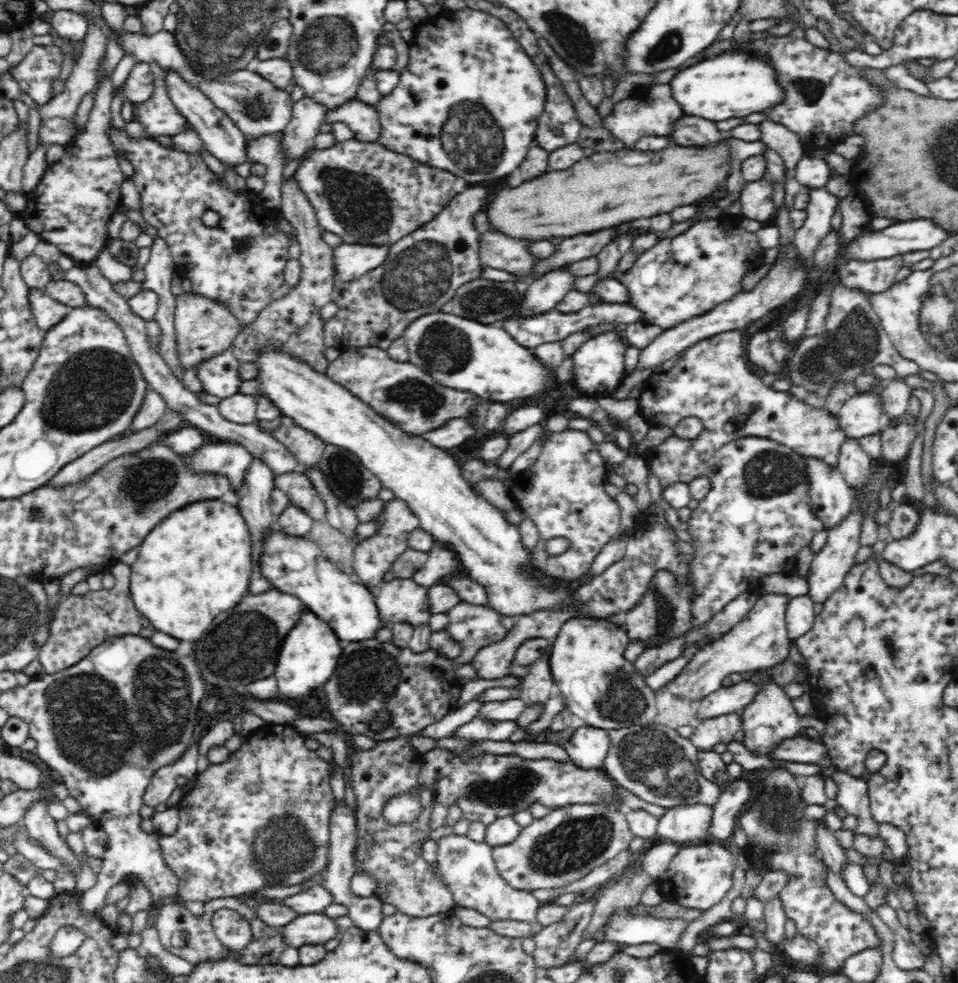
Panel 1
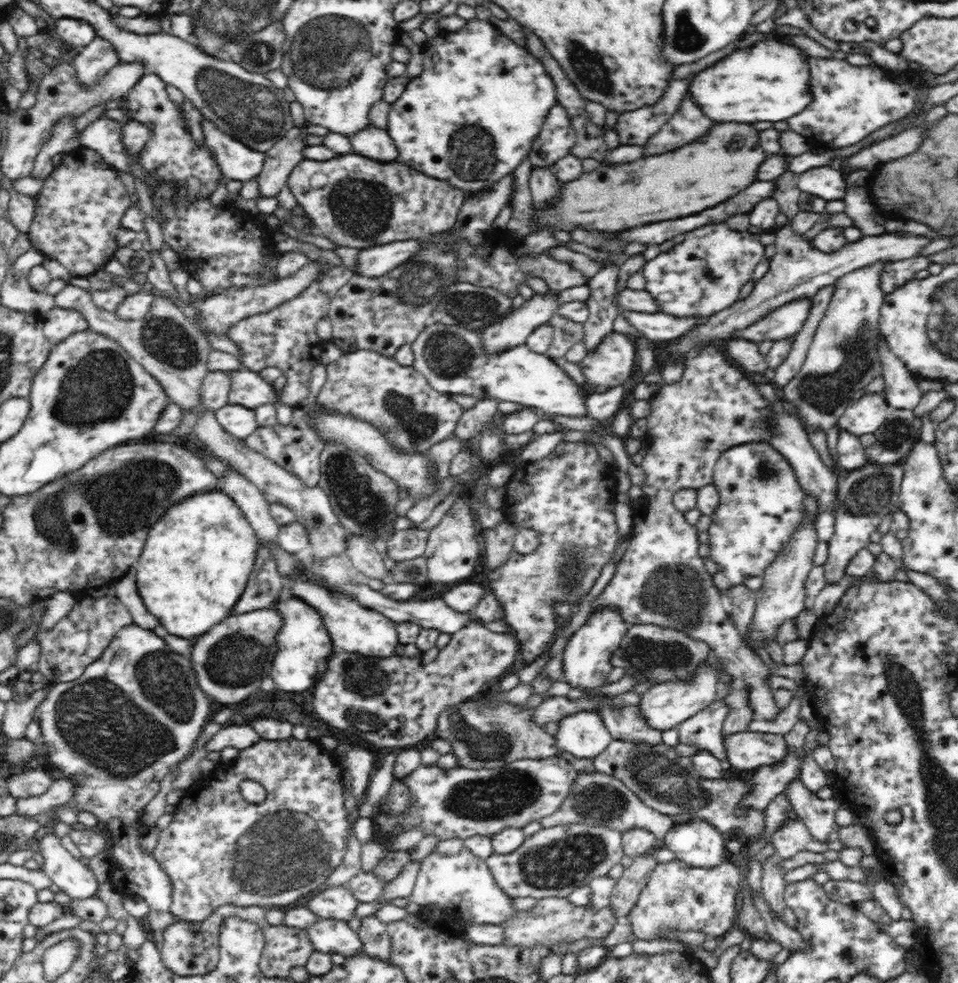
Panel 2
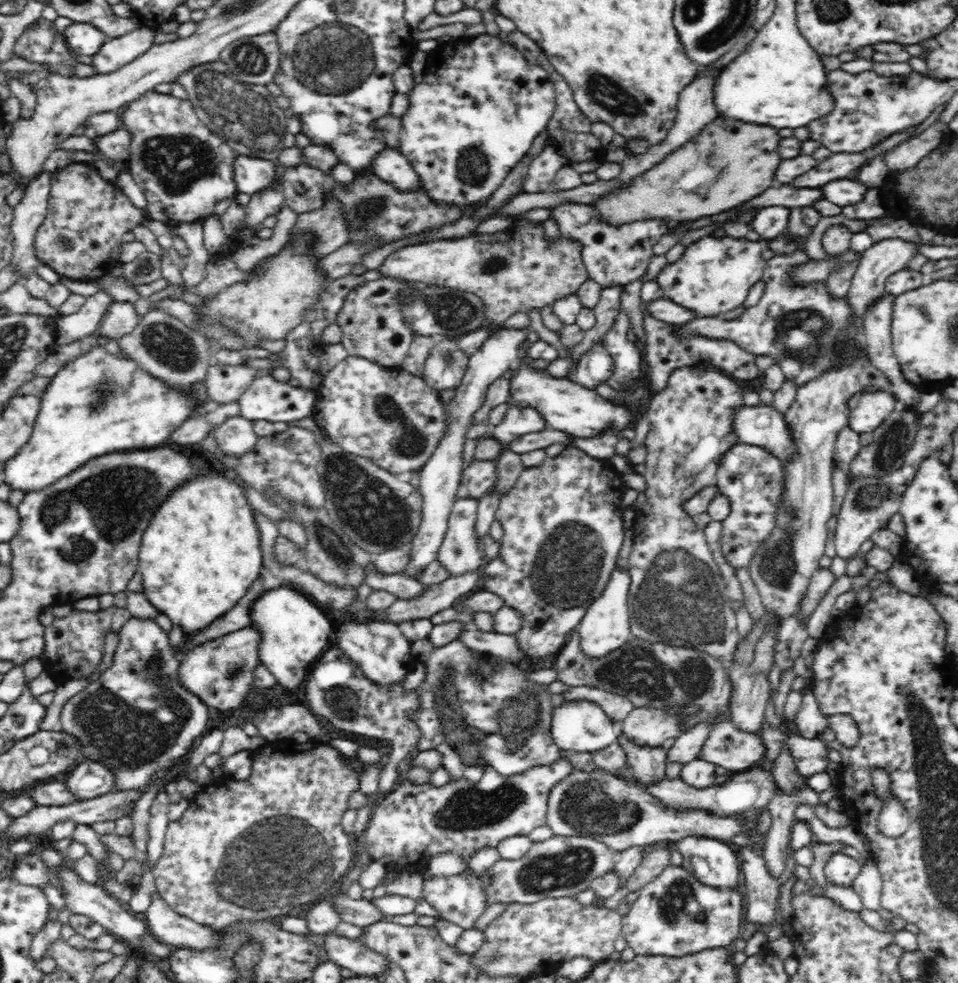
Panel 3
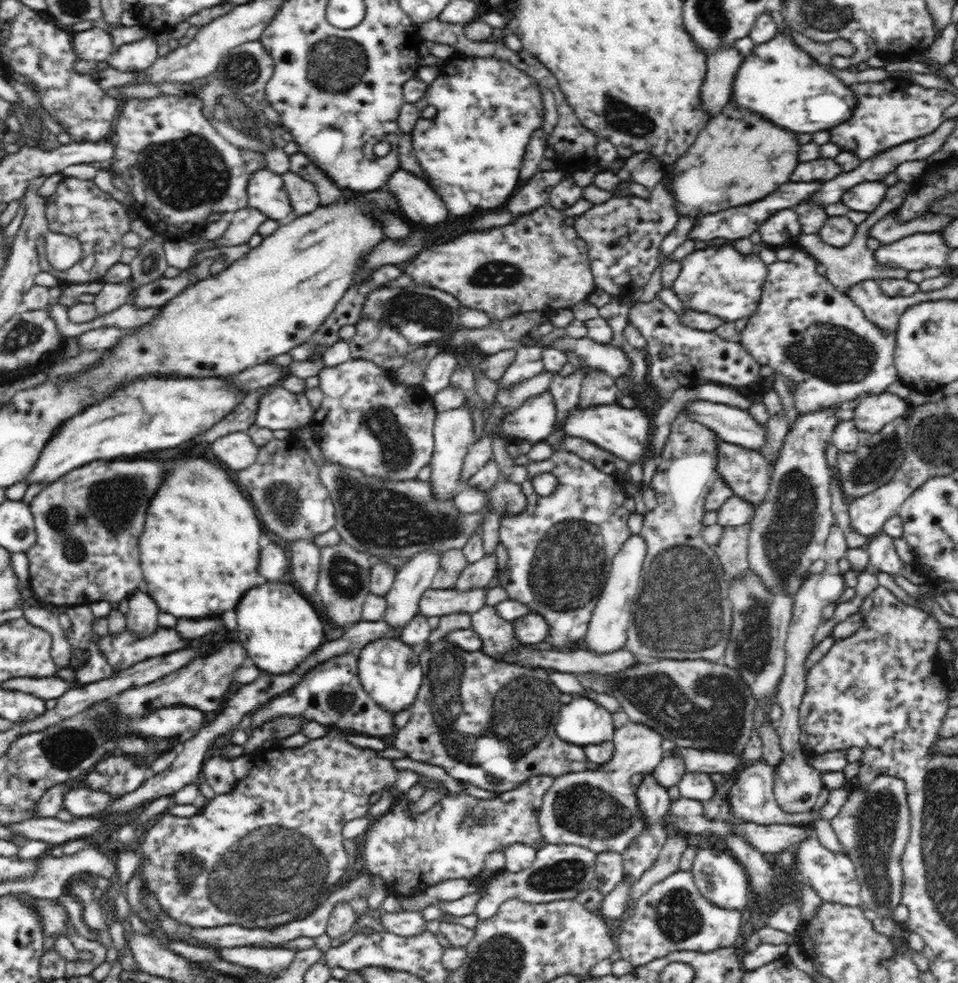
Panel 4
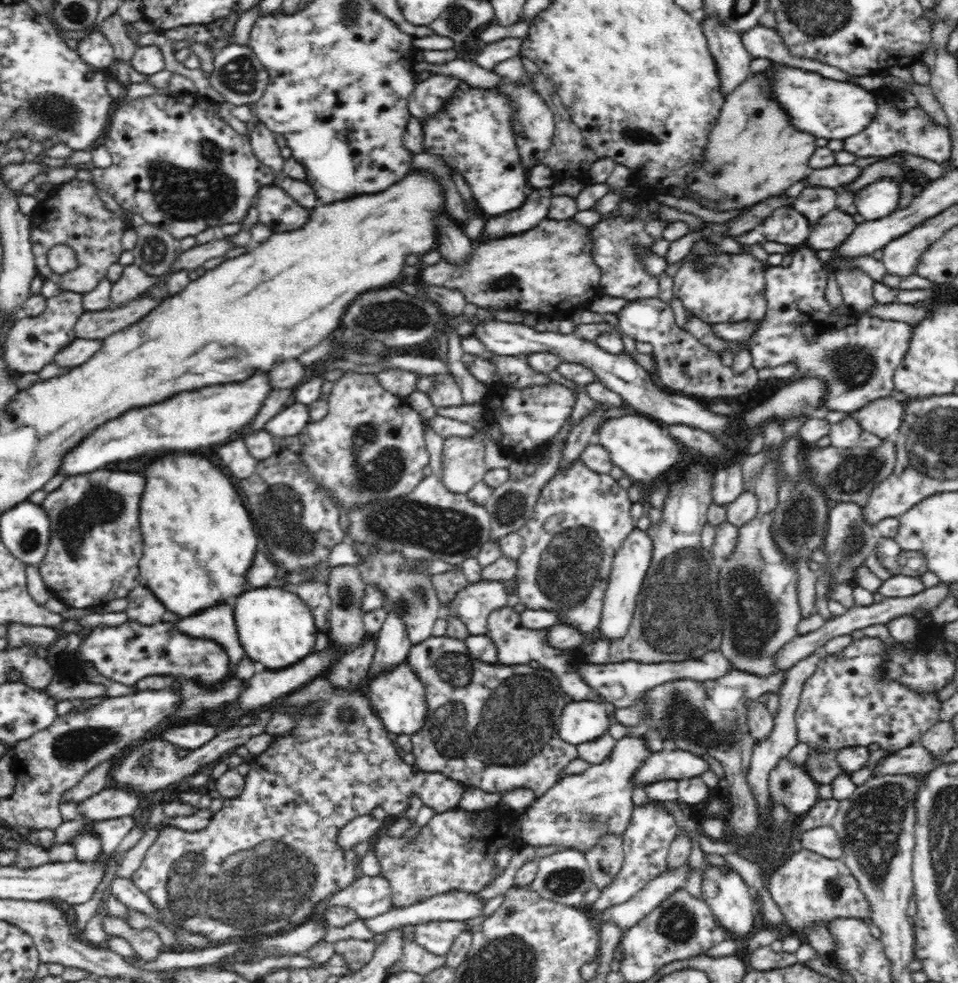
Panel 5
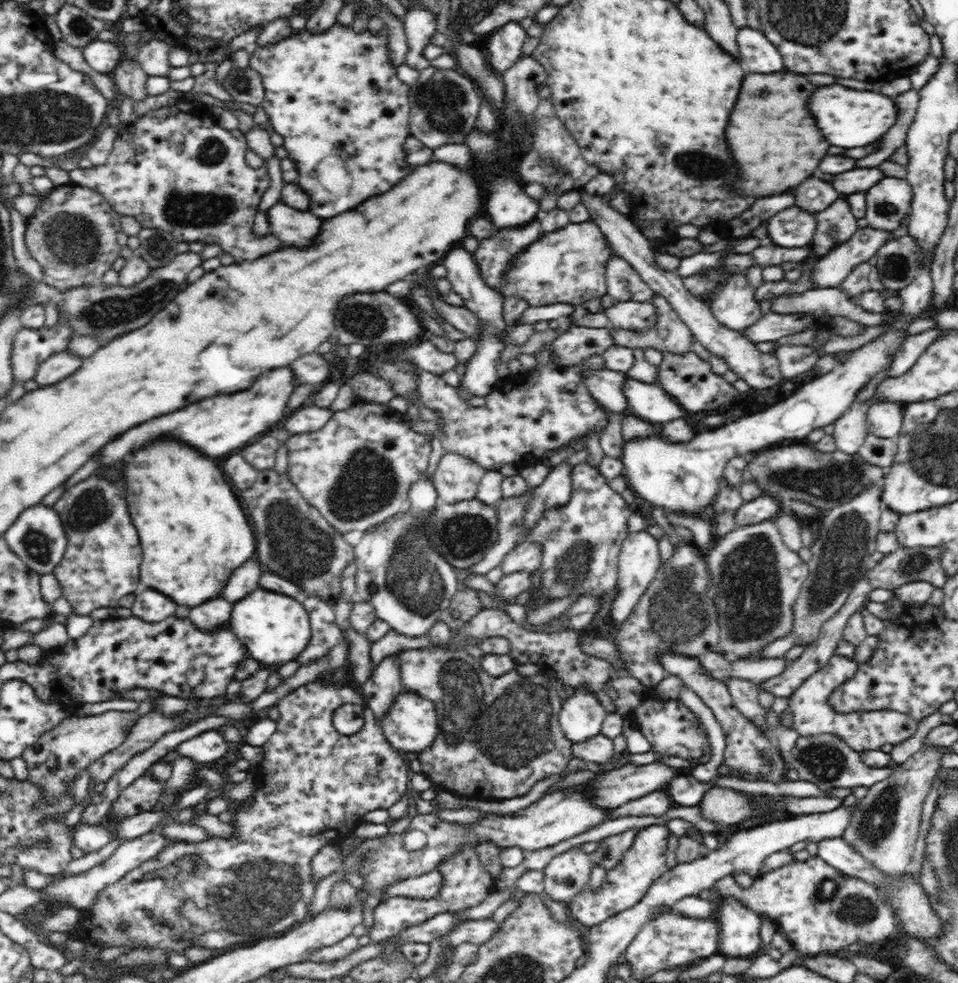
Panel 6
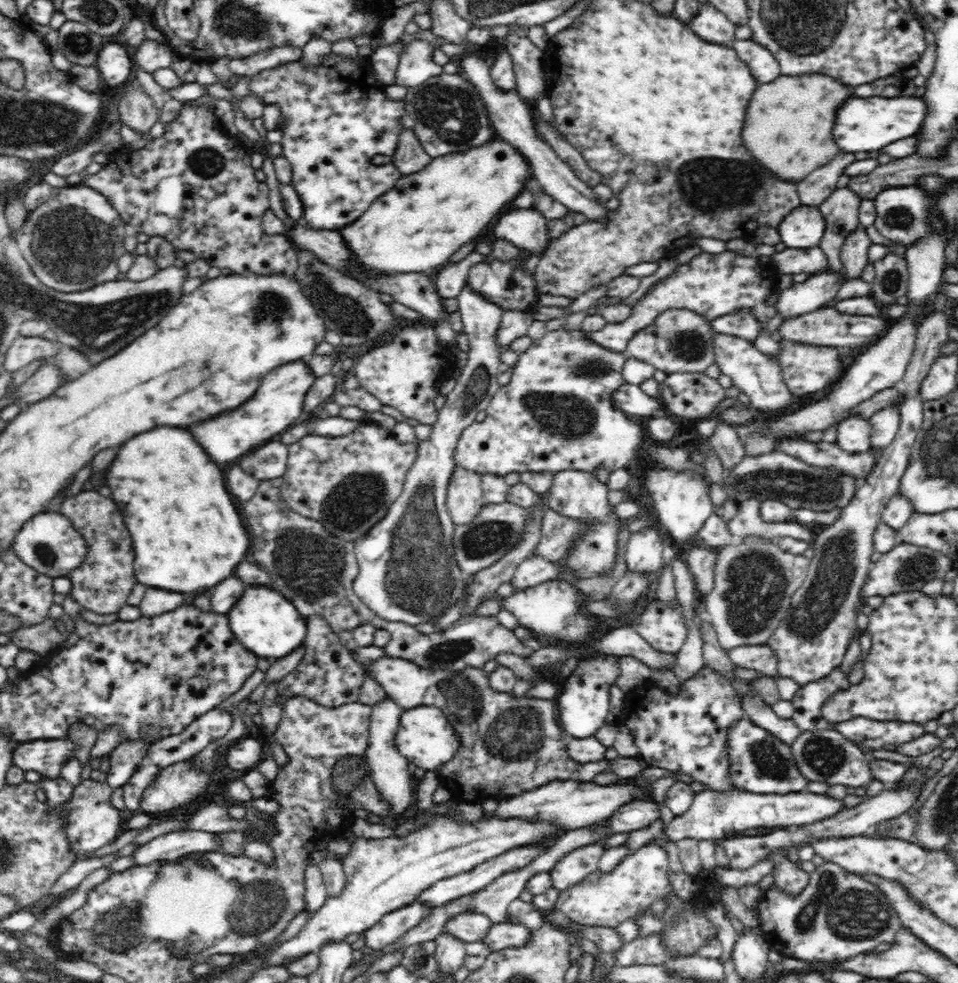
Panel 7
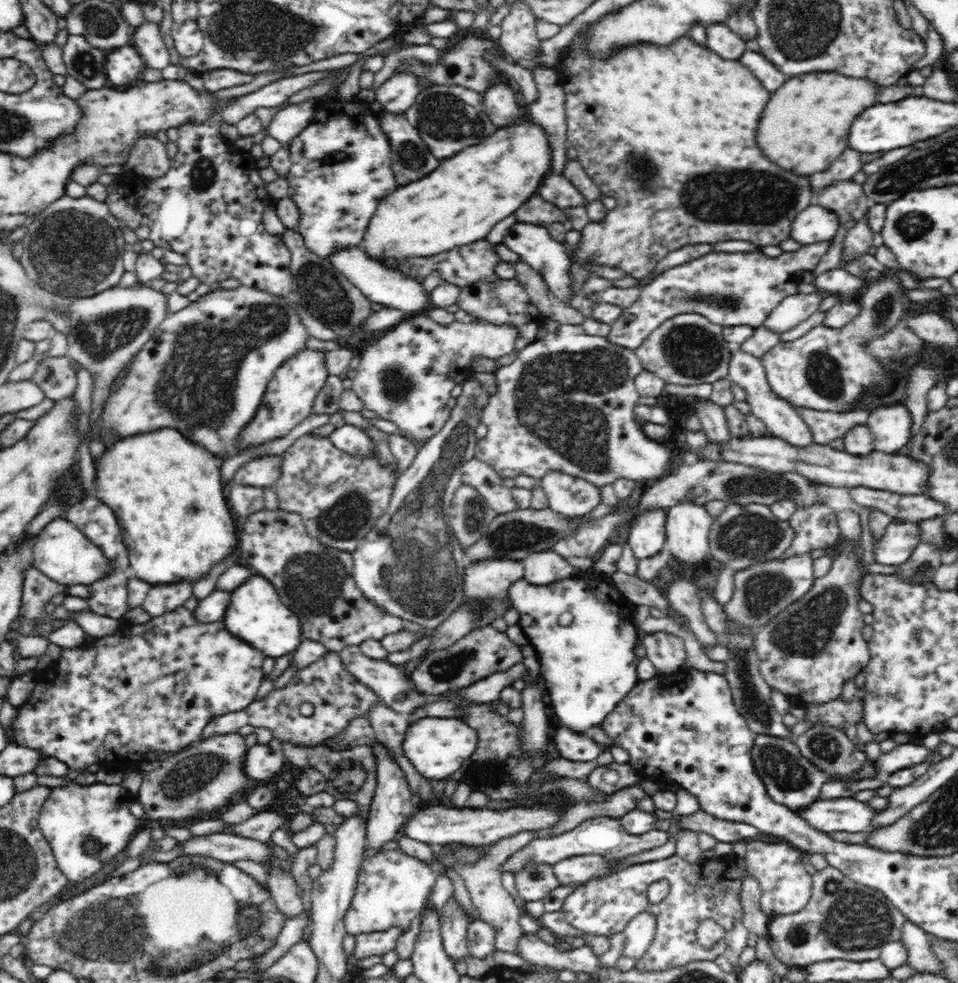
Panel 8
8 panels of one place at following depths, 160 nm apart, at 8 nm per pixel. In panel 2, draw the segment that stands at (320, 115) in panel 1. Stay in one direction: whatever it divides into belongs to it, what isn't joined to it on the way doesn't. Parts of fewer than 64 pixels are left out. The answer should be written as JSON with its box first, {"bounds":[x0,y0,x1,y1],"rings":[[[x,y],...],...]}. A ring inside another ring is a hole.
{"bounds":[257,126,309,197],"rings":[[[309,126],[293,128],[271,150],[265,152],[264,168],[257,176],[259,196],[277,197],[278,192],[287,185],[288,177],[294,167],[303,159],[302,151],[308,136]]]}

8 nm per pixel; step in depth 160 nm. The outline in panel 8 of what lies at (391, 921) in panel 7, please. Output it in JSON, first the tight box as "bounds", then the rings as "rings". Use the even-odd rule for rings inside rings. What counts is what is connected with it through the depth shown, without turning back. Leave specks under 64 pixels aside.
{"bounds":[354,926,402,960],"rings":[[[390,926],[388,930],[355,935],[354,958],[364,960],[371,956],[385,955],[396,948],[397,938],[402,935],[402,932],[400,926]]]}

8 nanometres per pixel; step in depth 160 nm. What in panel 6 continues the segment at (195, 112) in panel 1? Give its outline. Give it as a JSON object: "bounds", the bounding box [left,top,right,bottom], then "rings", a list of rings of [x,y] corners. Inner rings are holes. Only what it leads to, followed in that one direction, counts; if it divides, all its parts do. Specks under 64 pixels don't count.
{"bounds":[267,201,323,246],"rings":[[[282,201],[267,210],[271,235],[276,235],[285,246],[310,246],[322,226],[323,219],[309,210],[296,210]]]}

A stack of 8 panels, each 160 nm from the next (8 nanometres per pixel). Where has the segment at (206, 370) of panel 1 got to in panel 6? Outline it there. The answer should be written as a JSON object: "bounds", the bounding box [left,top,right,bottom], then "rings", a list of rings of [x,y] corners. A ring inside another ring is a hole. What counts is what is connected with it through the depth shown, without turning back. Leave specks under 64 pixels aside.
{"bounds":[279,403,330,435],"rings":[[[309,403],[289,412],[279,427],[286,429],[291,435],[314,432],[330,420],[330,414],[330,409],[318,408]]]}

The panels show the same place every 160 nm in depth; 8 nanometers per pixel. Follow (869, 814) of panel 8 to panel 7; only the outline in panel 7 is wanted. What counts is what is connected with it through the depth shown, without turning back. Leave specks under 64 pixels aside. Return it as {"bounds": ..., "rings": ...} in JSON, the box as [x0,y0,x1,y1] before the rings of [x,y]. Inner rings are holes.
{"bounds":[663,790,844,842],"rings":[[[704,790],[694,795],[690,808],[680,816],[675,816],[663,828],[663,836],[672,842],[684,838],[698,840],[713,840],[734,837],[748,828],[789,827],[814,824],[824,818],[830,818],[844,809],[842,800],[828,795],[815,794],[810,791],[790,792],[790,794],[754,794],[748,791],[734,790]]]}

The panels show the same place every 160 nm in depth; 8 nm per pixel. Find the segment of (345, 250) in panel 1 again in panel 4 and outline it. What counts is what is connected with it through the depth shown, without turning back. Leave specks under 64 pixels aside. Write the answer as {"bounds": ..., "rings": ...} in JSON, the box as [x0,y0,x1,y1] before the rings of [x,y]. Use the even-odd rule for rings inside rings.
{"bounds":[404,203,596,322],"rings":[[[548,203],[544,204],[506,226],[484,229],[484,232],[466,232],[458,240],[448,241],[442,246],[432,244],[414,257],[404,274],[412,276],[416,285],[437,288],[451,294],[464,307],[482,310],[494,322],[526,311],[545,311],[548,307],[571,308],[573,304],[586,301],[596,286],[591,274],[587,244],[573,226],[564,224],[565,217],[561,211]]]}

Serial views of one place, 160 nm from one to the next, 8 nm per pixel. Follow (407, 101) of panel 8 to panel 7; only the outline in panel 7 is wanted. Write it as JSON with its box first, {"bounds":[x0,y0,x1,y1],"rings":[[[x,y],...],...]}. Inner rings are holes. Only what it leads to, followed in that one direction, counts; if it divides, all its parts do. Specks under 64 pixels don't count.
{"bounds":[393,40,443,89],"rings":[[[422,40],[406,45],[400,54],[393,84],[410,89],[443,74],[443,67],[433,62],[434,49],[430,43]]]}

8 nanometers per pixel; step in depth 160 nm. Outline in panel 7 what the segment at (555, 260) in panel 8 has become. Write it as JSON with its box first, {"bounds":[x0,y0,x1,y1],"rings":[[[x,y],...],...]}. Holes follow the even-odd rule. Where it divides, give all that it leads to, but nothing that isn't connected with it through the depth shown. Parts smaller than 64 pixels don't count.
{"bounds":[494,210,551,256],"rings":[[[508,210],[496,224],[494,234],[511,242],[519,250],[530,250],[533,256],[543,254],[551,238],[548,236],[547,218],[534,210]]]}

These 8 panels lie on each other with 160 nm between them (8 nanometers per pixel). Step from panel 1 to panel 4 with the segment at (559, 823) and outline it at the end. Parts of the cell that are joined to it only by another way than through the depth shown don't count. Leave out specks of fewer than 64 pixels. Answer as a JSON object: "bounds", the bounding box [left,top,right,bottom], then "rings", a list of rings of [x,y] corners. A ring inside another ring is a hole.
{"bounds":[476,843,597,920],"rings":[[[548,843],[536,851],[534,862],[526,870],[510,871],[500,869],[492,880],[481,880],[486,885],[484,896],[476,904],[476,913],[479,920],[494,916],[500,905],[507,900],[516,898],[527,903],[554,902],[558,899],[576,899],[582,890],[591,887],[596,876],[597,853],[586,846],[575,844]]]}

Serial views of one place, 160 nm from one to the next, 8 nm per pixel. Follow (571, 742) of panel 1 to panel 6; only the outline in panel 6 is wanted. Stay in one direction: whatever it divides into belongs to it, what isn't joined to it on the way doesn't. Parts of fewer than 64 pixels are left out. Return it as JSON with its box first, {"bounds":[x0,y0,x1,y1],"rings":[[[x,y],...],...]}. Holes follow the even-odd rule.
{"bounds":[559,689,606,742],"rings":[[[576,689],[563,701],[559,712],[559,725],[564,737],[575,742],[588,741],[601,732],[606,709],[588,689]]]}

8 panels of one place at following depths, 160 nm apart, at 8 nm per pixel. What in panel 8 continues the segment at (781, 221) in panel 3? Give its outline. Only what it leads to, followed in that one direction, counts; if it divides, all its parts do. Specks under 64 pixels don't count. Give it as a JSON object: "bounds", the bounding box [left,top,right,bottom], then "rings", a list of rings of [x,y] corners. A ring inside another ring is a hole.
{"bounds":[792,202,839,246],"rings":[[[812,202],[792,222],[792,238],[802,246],[832,240],[839,226],[836,213]]]}

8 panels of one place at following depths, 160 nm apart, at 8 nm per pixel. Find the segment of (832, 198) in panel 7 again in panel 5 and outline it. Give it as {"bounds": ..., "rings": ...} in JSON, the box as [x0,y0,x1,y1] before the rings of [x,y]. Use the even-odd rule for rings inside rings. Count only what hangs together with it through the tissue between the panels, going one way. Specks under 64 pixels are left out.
{"bounds":[806,209,856,251],"rings":[[[838,209],[831,210],[812,226],[806,245],[813,250],[833,251],[856,227],[856,221],[851,214]]]}

